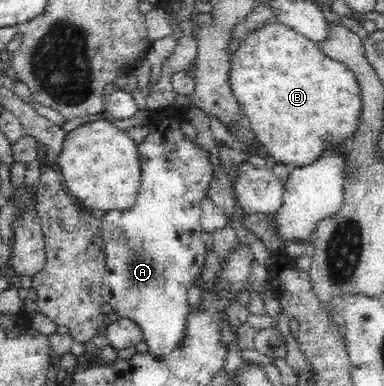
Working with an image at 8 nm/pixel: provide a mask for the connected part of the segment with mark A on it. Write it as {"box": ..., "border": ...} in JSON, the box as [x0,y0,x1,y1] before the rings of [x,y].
{"box":[100,110,213,360],"border":[[[170,110],[148,116],[149,133],[137,146],[141,181],[135,205],[127,211],[105,212],[100,219],[106,253],[106,270],[102,277],[102,296],[112,311],[134,321],[142,329],[149,354],[157,360],[169,359],[184,340],[190,314],[188,289],[205,265],[207,250],[201,240],[201,201],[213,178],[209,151],[191,142],[181,130],[181,118]]]}

